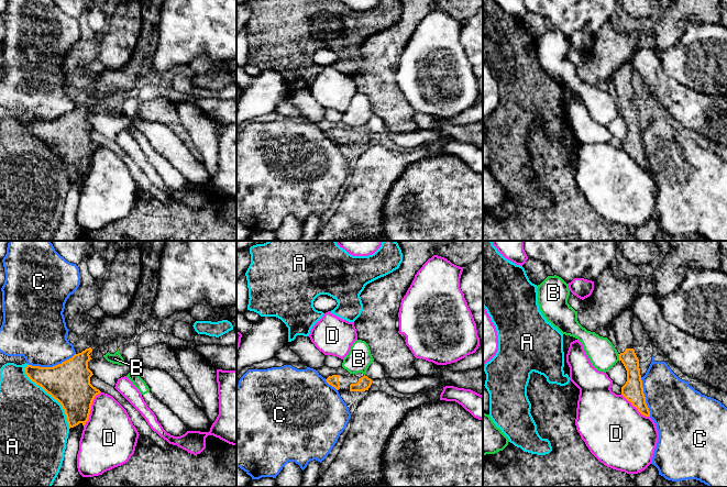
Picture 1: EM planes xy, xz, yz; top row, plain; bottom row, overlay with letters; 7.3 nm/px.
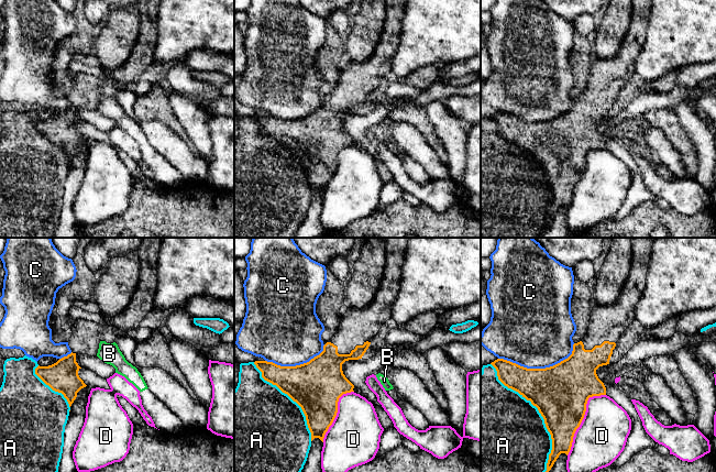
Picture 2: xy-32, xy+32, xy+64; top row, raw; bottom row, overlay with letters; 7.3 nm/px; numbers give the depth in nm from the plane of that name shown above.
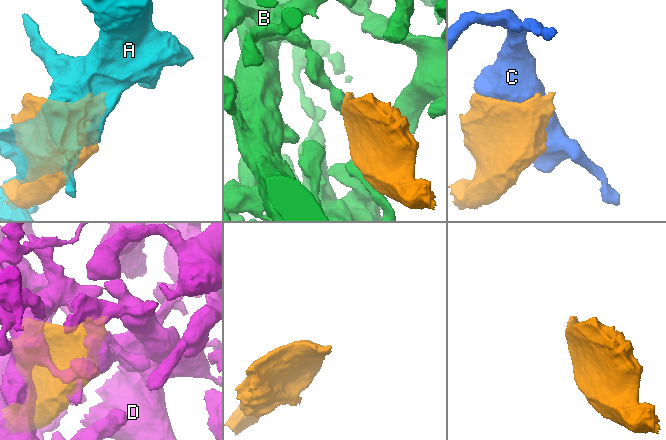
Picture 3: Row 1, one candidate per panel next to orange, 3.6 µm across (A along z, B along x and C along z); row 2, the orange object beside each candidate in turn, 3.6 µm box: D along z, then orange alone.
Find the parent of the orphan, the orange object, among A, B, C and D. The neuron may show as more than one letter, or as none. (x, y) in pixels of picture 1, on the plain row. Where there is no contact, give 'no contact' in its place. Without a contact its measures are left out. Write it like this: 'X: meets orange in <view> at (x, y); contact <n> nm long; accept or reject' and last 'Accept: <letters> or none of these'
A: meets orange in xy at (50, 147); contact 550 nm long; reject
B: meets orange in yz at (619, 111); contact 50 nm long; reject
C: meets orange in xy at (53, 120); contact 360 nm long; reject
D: meets orange in xy at (90, 163); contact 300 nm long; reject
Accept: none of these

